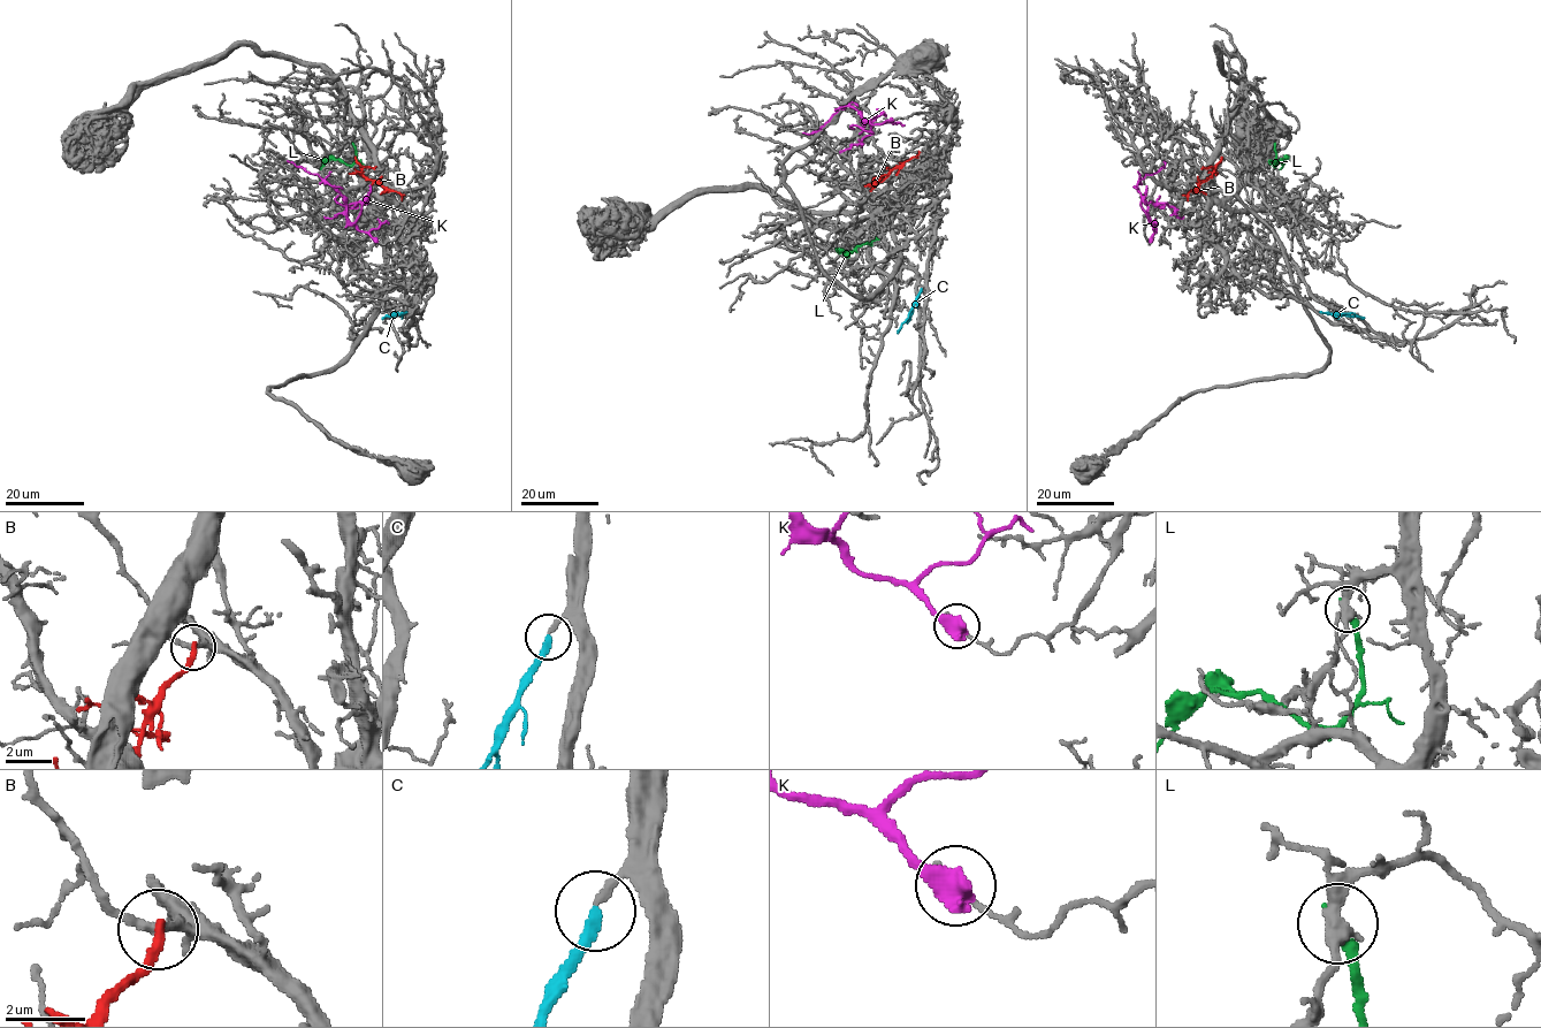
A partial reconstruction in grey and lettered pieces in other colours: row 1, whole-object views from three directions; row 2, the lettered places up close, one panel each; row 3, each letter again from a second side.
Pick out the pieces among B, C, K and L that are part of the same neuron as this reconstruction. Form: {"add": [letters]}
{"add": ["C"]}

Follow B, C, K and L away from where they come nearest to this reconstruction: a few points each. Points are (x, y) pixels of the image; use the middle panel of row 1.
B: (870, 190), (884, 175), (918, 151)
C: (921, 289), (898, 333)
K: (891, 121), (868, 123), (854, 108), (841, 106), (817, 130), (802, 132)
L: (869, 243), (853, 250), (836, 248)

